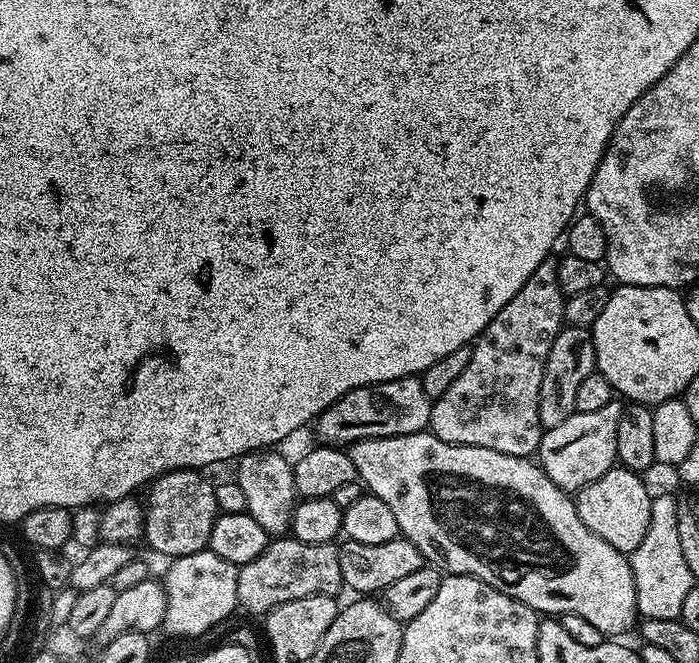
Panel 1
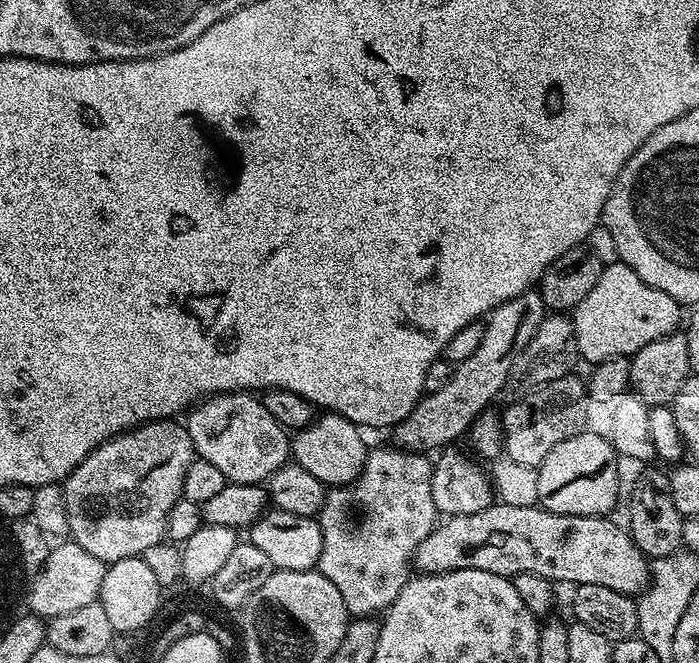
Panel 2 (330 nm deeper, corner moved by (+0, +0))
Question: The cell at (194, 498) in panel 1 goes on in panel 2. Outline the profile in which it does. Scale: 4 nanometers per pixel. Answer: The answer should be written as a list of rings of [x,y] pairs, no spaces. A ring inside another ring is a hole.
[[[175,419],[151,420],[128,432],[121,432],[105,444],[99,444],[63,481],[64,501],[68,515],[68,532],[82,550],[94,554],[105,566],[122,558],[139,556],[150,546],[165,539],[166,518],[184,494],[186,470],[194,459],[187,427]]]

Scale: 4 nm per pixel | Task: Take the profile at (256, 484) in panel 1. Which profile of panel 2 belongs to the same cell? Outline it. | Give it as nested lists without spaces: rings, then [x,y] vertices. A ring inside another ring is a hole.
[[[223,392],[200,401],[187,413],[192,451],[212,463],[229,484],[263,485],[274,470],[290,460],[289,433],[266,410],[263,399],[250,392]]]

